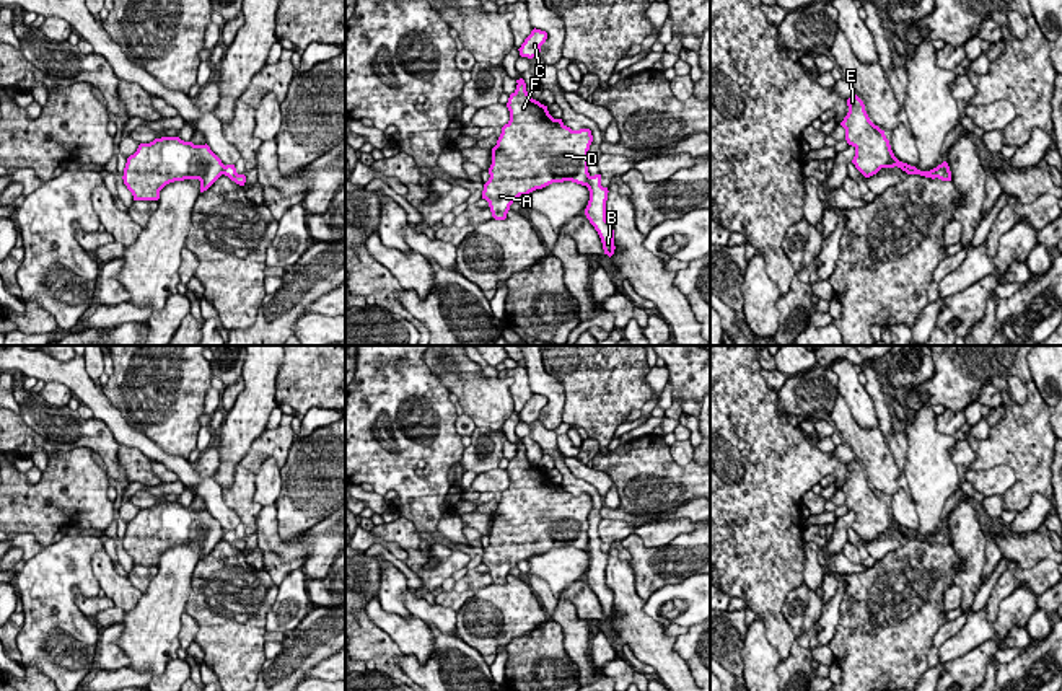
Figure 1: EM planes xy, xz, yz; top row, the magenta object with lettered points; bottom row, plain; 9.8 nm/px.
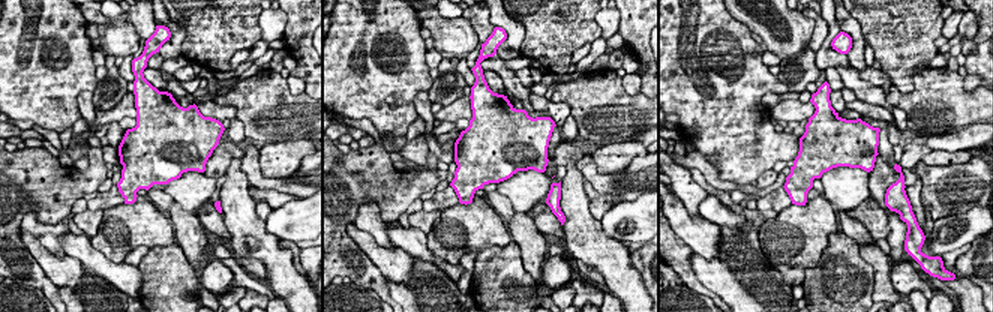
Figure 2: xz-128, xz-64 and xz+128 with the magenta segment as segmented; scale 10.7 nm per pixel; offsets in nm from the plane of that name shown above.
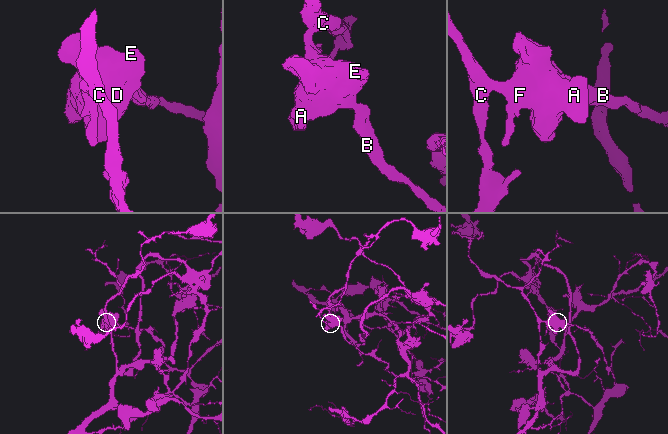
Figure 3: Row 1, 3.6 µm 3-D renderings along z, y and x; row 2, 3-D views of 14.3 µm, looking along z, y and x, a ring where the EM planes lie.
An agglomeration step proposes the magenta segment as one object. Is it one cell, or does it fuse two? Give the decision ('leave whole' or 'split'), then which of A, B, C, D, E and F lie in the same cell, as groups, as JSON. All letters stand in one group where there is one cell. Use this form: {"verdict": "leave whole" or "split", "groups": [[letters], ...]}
{"verdict": "split", "groups": [["A", "C", "D", "E", "F"], ["B"]]}

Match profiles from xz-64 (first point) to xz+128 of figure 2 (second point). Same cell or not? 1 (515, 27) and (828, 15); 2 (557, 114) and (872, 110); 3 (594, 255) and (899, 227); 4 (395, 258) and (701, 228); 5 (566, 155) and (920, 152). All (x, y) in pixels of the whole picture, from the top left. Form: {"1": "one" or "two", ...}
{"1": "two", "2": "two", "3": "two", "4": "one", "5": "one"}

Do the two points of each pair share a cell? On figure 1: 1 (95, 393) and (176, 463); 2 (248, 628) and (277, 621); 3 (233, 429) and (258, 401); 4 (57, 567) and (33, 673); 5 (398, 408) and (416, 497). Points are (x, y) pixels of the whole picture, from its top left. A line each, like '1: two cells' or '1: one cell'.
1: one cell
2: two cells
3: one cell
4: two cells
5: one cell

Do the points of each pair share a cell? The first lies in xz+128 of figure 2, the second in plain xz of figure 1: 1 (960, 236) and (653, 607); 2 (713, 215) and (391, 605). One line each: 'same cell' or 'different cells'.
1: same cell
2: different cells

